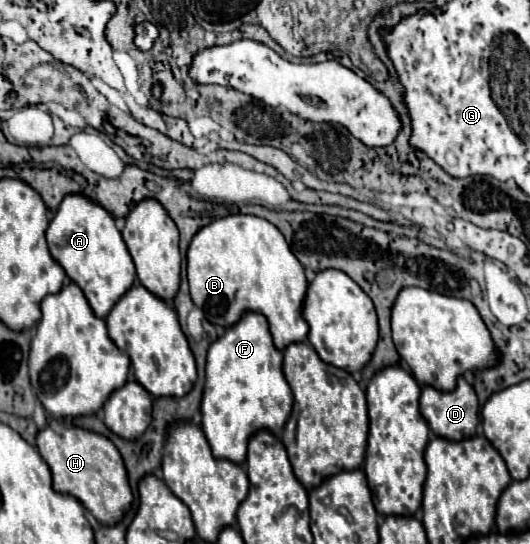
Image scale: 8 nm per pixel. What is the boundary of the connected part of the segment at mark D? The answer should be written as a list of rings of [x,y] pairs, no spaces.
[[[460,377],[458,379],[458,387],[450,393],[444,391],[436,391],[432,387],[424,387],[422,389],[422,397],[420,397],[420,411],[422,417],[428,421],[432,433],[438,437],[442,435],[442,439],[470,439],[476,435],[476,427],[478,427],[478,399],[476,393],[472,389],[472,385]]]

